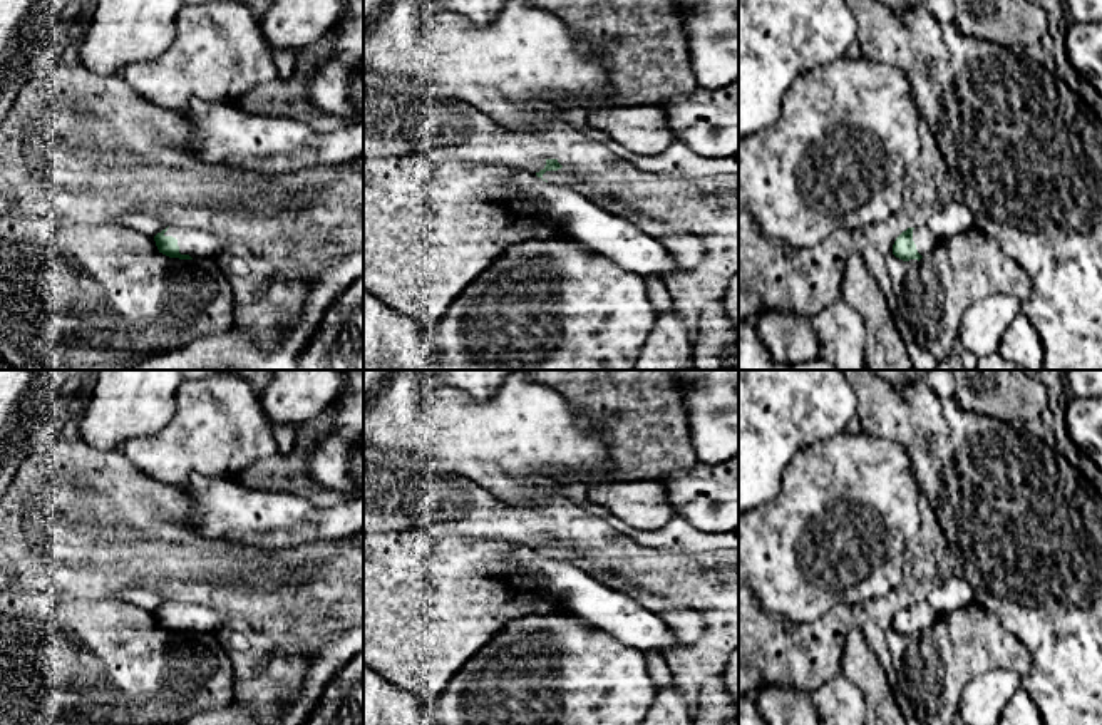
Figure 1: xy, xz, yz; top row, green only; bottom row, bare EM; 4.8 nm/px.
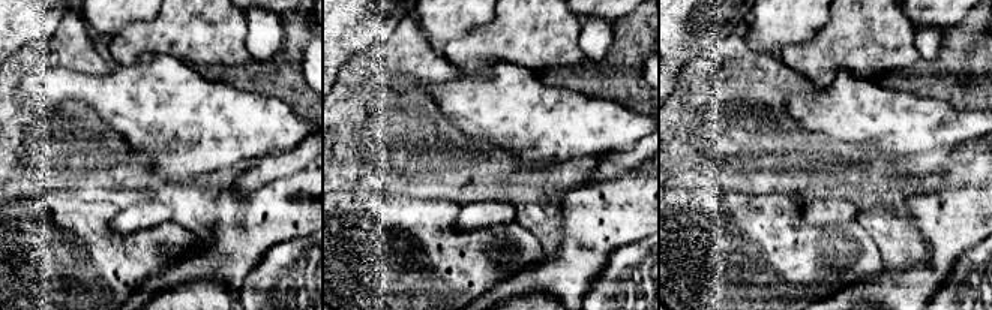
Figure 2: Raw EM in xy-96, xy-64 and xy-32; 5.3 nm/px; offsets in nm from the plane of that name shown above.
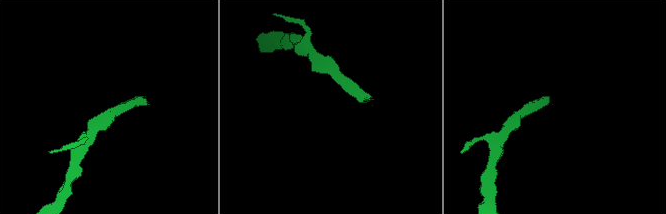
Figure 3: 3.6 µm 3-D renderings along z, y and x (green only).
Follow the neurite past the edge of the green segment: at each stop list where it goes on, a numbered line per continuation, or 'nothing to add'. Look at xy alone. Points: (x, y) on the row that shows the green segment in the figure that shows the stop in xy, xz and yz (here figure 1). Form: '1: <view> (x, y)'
1: xy (198, 243)

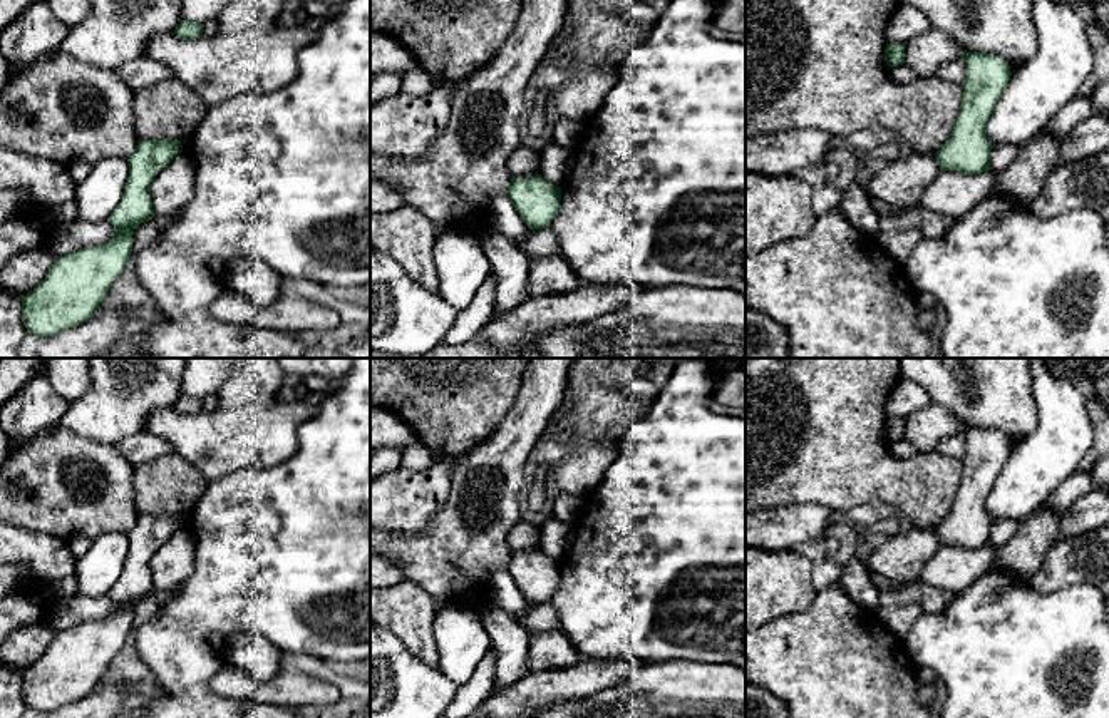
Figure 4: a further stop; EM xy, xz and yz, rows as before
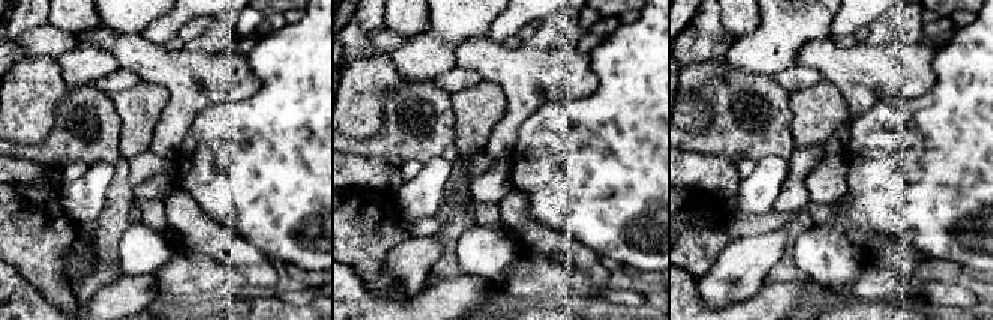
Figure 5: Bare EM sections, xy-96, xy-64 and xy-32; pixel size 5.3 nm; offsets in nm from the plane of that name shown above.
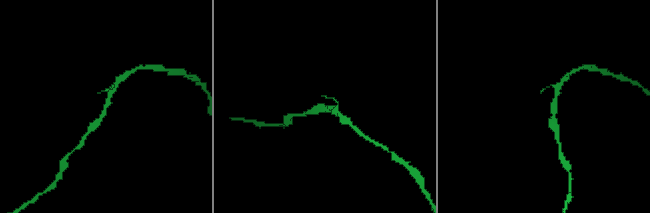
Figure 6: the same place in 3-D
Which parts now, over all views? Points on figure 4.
nothing to add

